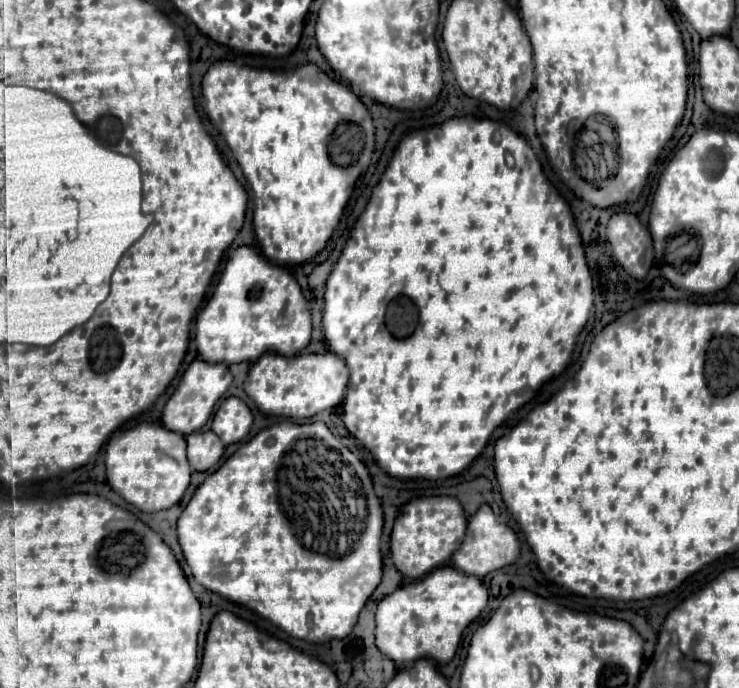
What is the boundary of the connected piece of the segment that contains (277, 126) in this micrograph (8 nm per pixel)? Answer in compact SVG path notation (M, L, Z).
M222 60L212 64L212 68L204 74L202 94L206 98L204 110L208 118L224 136L254 192L254 234L262 254L278 266L304 264L316 258L338 226L360 174L370 166L372 154L372 150L366 150L356 164L340 168L328 158L326 140L332 130L346 120L346 112L358 112L358 116L370 118L366 106L346 84L330 80L314 64L304 64L292 71L275 72L236 66L234 62Z

